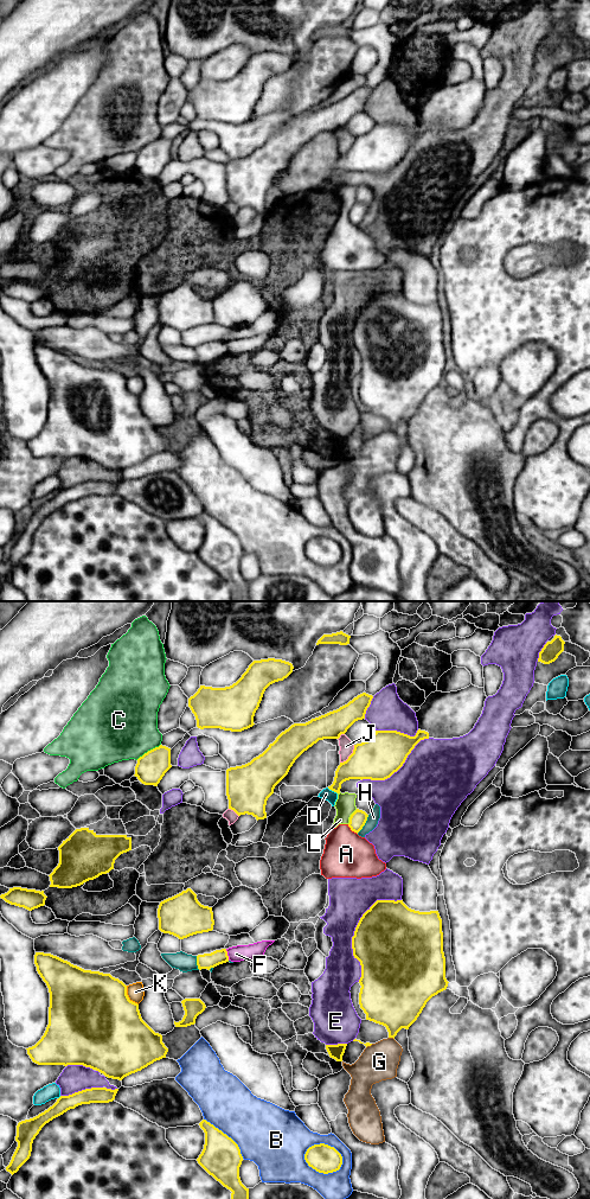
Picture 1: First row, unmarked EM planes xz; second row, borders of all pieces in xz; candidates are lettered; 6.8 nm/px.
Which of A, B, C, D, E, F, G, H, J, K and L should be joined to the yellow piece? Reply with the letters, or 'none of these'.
none of these

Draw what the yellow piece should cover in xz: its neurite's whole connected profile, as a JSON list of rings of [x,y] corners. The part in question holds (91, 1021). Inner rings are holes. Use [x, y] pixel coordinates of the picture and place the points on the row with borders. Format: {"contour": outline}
{"contour": [[[36,952],[37,971],[50,993],[49,1025],[41,1039],[26,1048],[33,1063],[38,1065],[83,1065],[103,1073],[108,1078],[122,1080],[141,1071],[156,1060],[166,1058],[168,1048],[162,1035],[155,1033],[141,1018],[139,1005],[130,1001],[127,986],[110,974],[84,970],[57,956]]]}

